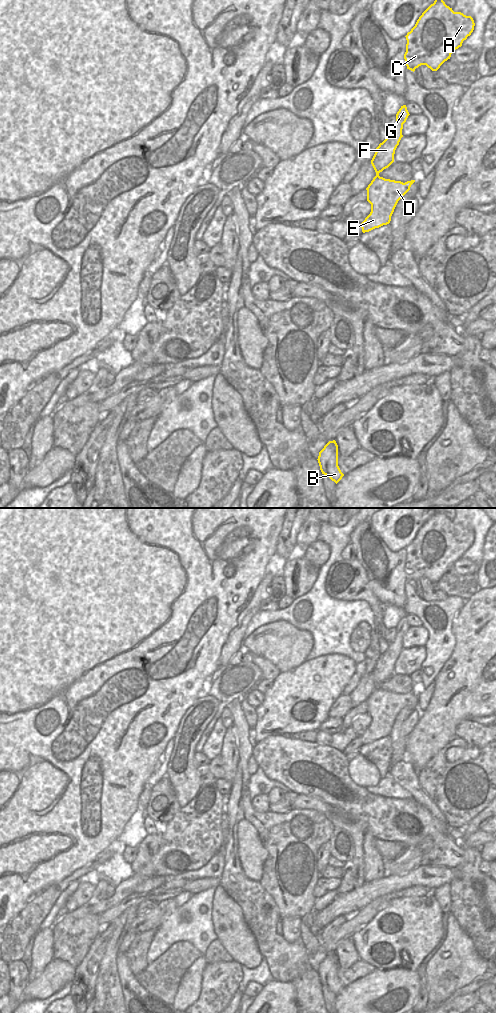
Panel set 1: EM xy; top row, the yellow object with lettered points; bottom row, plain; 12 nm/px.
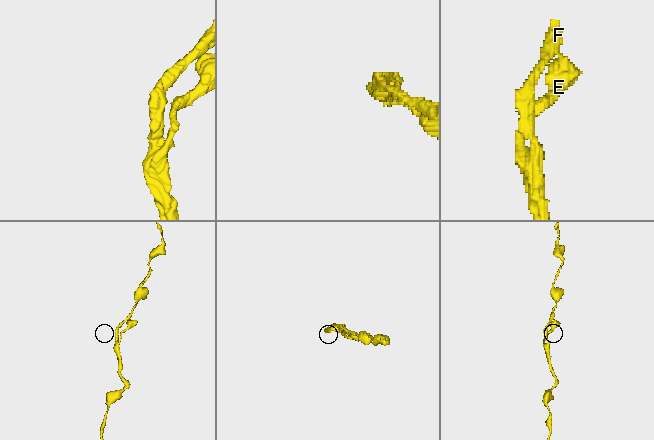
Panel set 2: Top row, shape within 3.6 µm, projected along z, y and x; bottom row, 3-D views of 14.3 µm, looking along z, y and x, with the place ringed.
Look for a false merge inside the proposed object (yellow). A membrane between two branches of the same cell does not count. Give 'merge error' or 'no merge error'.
no merge error

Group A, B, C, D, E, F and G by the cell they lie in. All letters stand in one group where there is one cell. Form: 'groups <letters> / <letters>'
groups A B C D E F G

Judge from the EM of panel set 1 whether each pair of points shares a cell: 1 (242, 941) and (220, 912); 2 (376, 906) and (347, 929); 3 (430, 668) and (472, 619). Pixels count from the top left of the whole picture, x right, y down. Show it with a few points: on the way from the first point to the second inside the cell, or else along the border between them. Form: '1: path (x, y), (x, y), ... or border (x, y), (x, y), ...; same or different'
1: path (235, 934), (227, 919); same
2: path (369, 912), (354, 923); same
3: border (454, 616), (452, 621), (454, 649), (445, 662); different

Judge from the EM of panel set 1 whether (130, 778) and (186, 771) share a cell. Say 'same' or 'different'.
different

